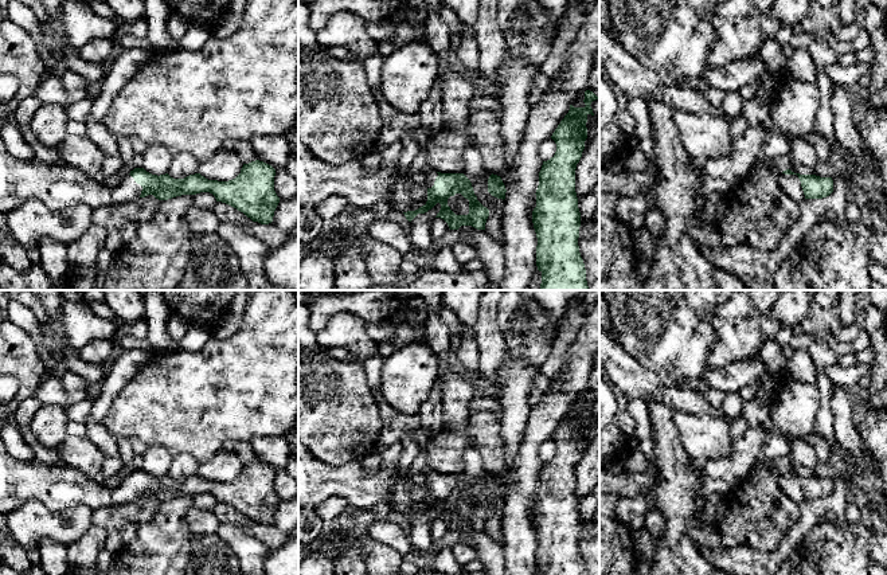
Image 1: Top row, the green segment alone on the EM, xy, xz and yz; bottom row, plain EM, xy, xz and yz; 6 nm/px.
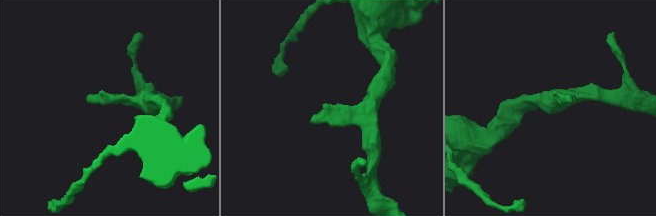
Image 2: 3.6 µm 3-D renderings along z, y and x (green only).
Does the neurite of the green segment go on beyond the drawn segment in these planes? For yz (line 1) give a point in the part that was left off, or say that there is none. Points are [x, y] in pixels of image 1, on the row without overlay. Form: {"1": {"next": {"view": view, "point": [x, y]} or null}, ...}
{"1": {"next": {"view": "yz", "point": [790, 485]}}}

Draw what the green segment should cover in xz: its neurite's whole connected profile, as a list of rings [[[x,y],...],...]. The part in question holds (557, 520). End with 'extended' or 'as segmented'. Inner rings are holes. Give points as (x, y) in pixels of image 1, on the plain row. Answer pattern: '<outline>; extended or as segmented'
[[[586,391],[583,400],[585,408],[574,408],[570,406],[568,414],[551,437],[556,445],[556,453],[550,461],[543,462],[539,473],[532,524],[538,539],[536,567],[542,575],[586,575],[578,547],[581,513],[575,493],[575,470],[587,439],[587,416],[594,416],[590,406],[595,400],[598,398],[593,392]]]; as segmented

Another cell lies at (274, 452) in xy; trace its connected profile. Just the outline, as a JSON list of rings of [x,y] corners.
[[[258,437],[250,441],[257,461],[271,466],[276,472],[285,469],[292,459],[286,437]]]

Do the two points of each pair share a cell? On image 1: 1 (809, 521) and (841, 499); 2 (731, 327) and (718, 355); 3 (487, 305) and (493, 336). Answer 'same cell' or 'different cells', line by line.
1: same cell
2: same cell
3: same cell

